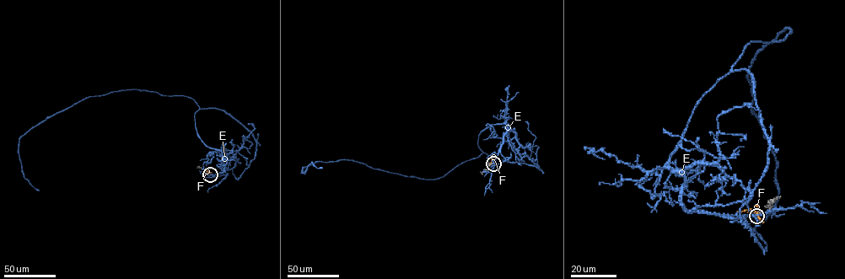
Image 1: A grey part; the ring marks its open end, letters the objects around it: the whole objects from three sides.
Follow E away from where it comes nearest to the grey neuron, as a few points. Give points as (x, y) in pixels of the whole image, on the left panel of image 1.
E: (210, 175), (227, 155), (201, 139), (193, 99), (124, 89), (20, 137), (39, 190)

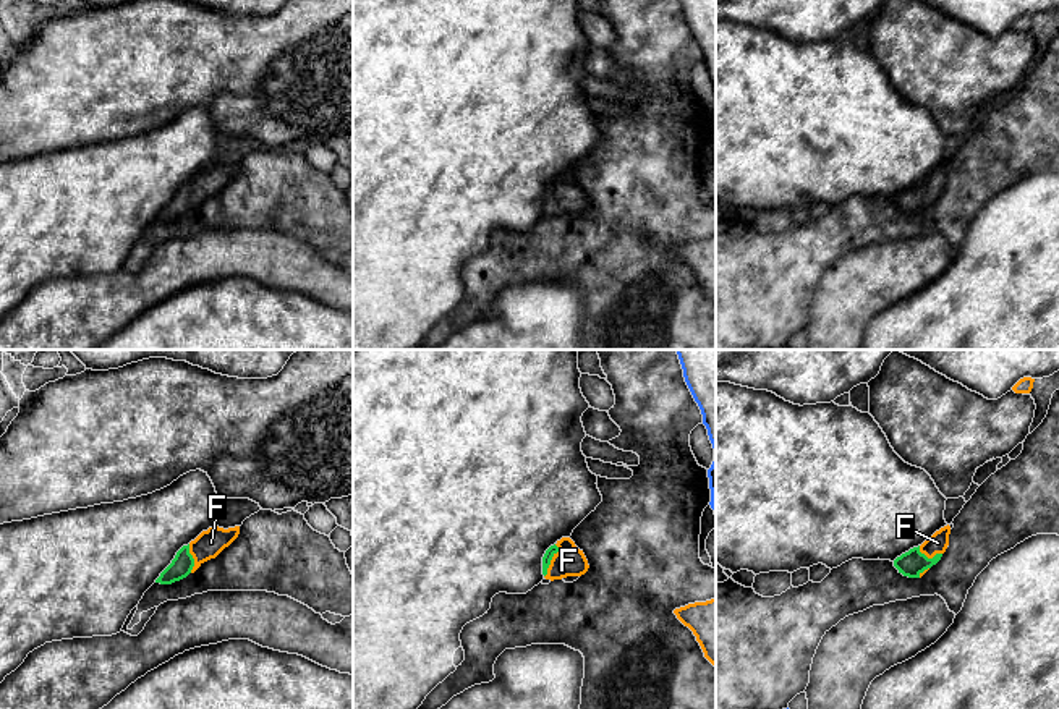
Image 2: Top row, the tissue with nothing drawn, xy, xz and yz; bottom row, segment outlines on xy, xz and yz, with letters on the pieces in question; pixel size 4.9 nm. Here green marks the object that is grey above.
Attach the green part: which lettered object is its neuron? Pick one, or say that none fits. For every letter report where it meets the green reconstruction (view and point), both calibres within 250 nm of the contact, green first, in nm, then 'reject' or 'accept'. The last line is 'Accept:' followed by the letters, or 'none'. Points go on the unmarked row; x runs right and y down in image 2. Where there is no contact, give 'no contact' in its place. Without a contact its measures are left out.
E: no contact | reject
F: xz (551, 196) | 50/150 nm | accept
Accept: F

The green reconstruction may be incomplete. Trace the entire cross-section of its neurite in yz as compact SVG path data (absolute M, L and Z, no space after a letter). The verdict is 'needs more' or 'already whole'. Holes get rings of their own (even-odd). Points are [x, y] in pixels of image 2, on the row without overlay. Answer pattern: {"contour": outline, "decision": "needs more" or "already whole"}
{"contour": "M951 163L936 168L921 183L910 186L894 197L894 204L908 215L921 215L936 202L949 183Z", "decision": "needs more"}

